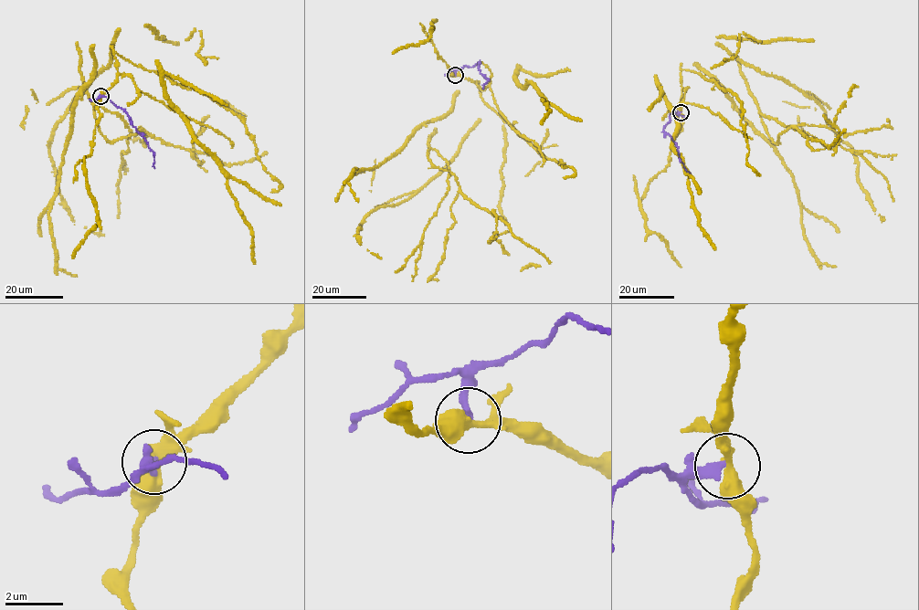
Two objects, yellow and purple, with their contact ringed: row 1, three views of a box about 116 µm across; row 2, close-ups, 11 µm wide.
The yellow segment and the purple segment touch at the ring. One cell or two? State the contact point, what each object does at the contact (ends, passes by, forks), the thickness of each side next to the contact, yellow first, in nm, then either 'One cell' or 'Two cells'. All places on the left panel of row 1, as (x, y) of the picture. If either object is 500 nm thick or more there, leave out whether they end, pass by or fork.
Place: (100, 96). At the ring yellow passes by. At the ring purple ends. Thickness 400 nm (yellow) against 280 nm. Two cells

